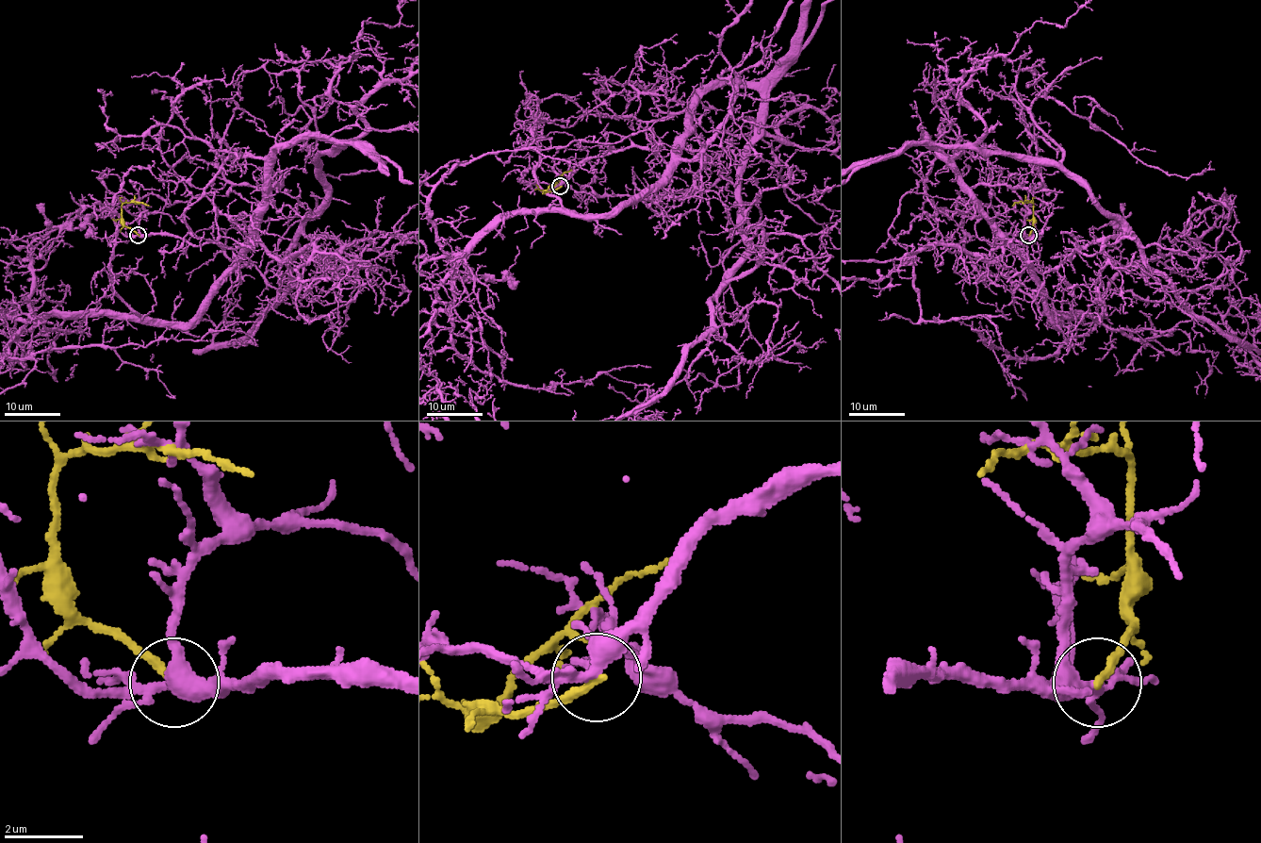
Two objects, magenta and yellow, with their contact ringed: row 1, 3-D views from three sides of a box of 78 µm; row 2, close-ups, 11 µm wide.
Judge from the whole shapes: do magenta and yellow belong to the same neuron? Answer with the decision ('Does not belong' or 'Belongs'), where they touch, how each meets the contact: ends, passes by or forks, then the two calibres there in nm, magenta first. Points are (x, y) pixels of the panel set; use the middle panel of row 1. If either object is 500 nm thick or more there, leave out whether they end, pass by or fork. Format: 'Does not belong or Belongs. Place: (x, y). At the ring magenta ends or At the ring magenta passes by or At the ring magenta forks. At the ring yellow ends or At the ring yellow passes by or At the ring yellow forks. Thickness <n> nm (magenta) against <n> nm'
Does not belong. Place: (560, 186). At the ring magenta forks. At the ring yellow ends. Thickness 280 nm (magenta) against 220 nm

